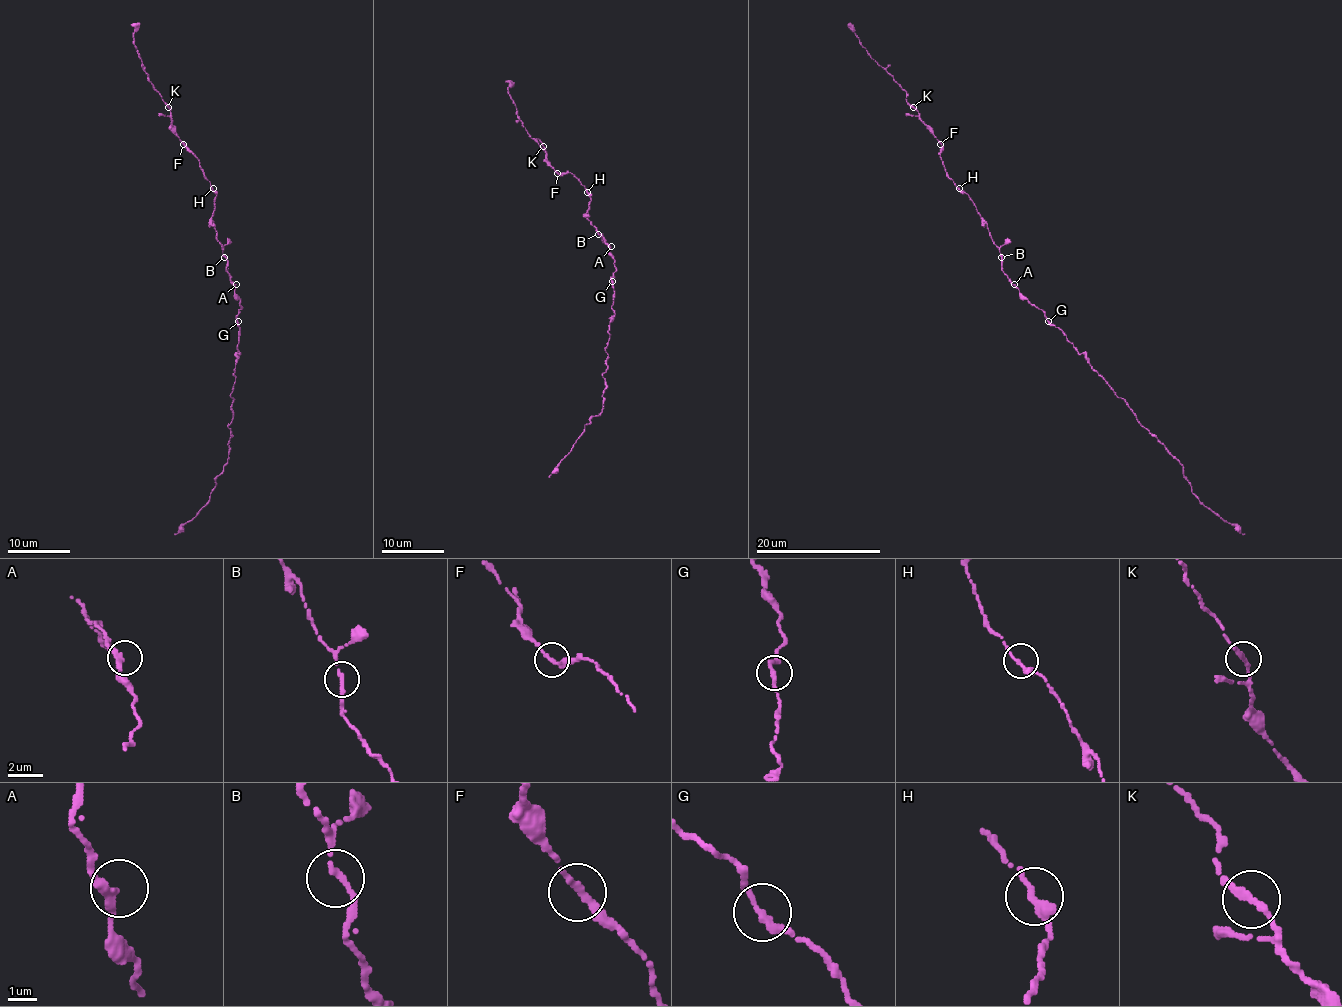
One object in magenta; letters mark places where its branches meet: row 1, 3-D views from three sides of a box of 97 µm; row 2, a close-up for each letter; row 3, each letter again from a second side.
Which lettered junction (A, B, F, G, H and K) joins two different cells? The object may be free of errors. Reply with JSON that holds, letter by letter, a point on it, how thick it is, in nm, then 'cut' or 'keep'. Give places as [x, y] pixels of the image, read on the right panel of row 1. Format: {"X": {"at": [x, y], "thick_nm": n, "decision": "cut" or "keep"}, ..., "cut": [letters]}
{"A": {"at": [1014, 284], "thick_nm": 280, "decision": "keep"}, "B": {"at": [1001, 257], "thick_nm": 240, "decision": "keep"}, "F": {"at": [940, 144], "thick_nm": 240, "decision": "keep"}, "G": {"at": [1048, 321], "thick_nm": 260, "decision": "keep"}, "H": {"at": [959, 188], "thick_nm": 240, "decision": "keep"}, "K": {"at": [913, 107], "thick_nm": 240, "decision": "keep"}, "cut": []}

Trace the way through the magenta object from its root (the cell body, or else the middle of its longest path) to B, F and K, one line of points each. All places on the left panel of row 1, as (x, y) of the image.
B: (235, 293), (224, 257)
F: (235, 293), (211, 219), (216, 193), (199, 160), (183, 144)
K: (235, 293), (211, 219), (216, 193), (197, 157), (175, 133), (169, 107)

